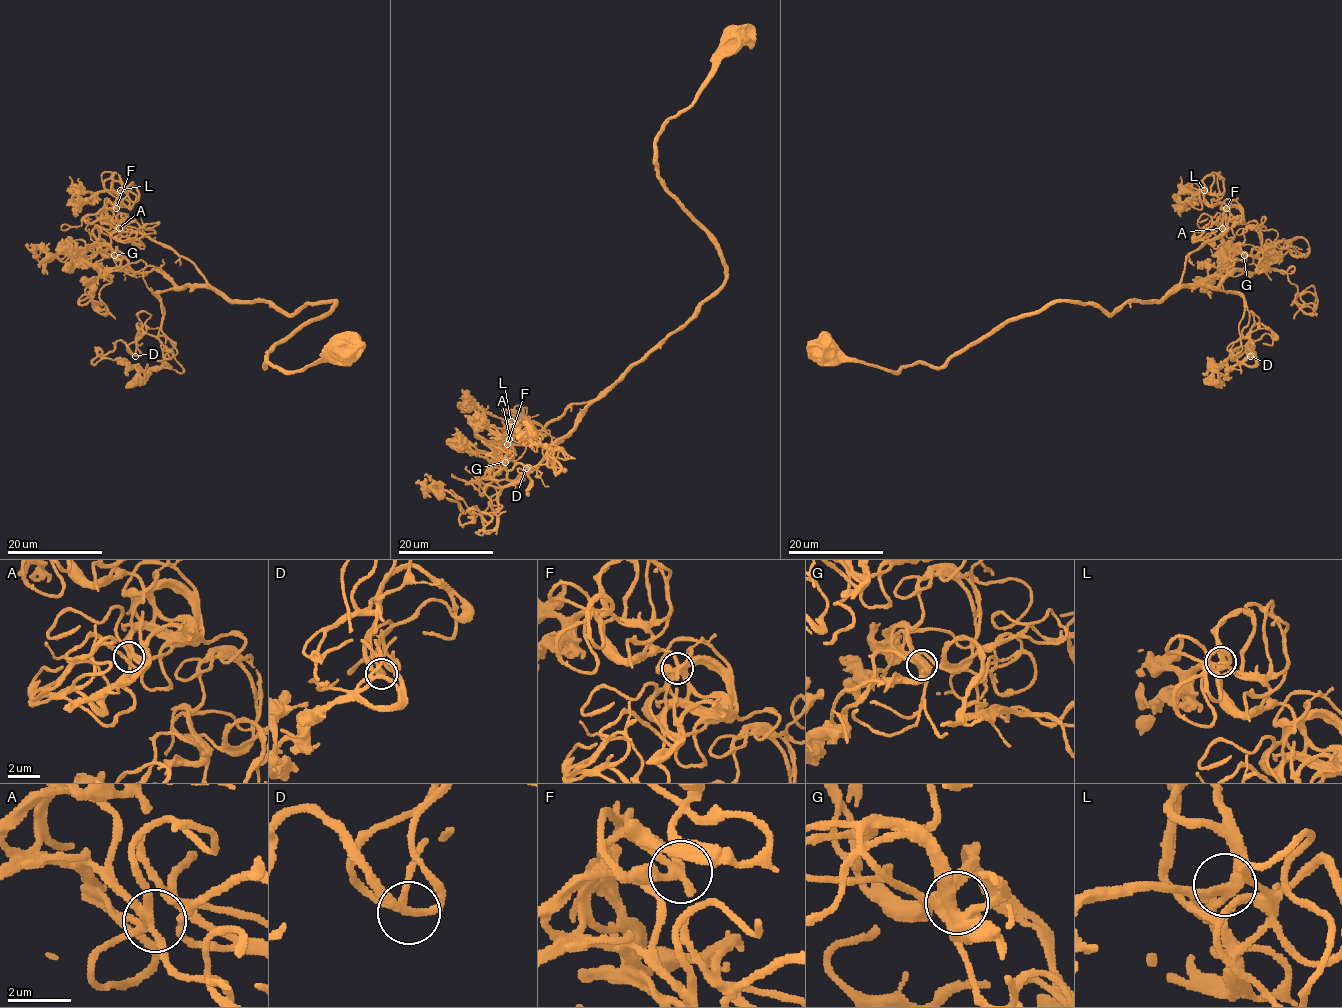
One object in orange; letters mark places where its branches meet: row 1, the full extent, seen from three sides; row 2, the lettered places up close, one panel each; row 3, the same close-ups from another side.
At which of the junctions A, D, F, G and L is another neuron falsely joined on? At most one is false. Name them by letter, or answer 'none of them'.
none of them

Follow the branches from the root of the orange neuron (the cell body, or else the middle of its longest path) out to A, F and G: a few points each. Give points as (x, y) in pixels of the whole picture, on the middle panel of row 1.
A: (733, 40), (656, 142), (658, 176), (714, 245), (725, 280), (596, 399), (572, 404), (502, 458), (509, 439)
F: (733, 40), (656, 142), (658, 176), (714, 245), (725, 280), (596, 399), (507, 458), (493, 449), (507, 444)
G: (733, 40), (656, 142), (658, 176), (714, 245), (725, 280), (526, 474), (509, 480), (505, 462)

